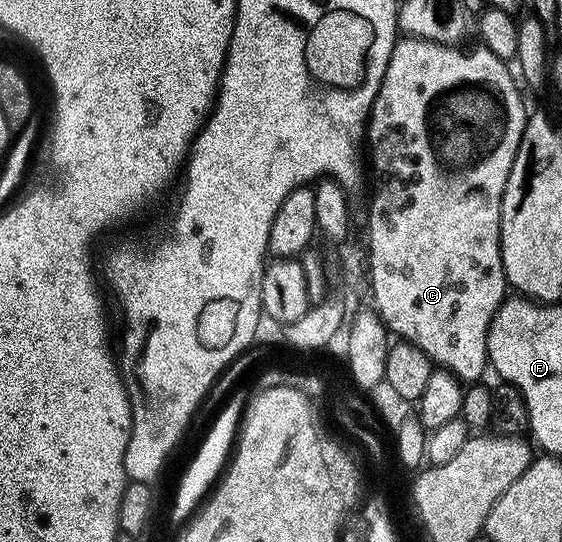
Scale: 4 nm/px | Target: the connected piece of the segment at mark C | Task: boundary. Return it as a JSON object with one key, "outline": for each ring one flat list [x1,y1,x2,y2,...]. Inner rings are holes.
{"outline":[[400,37,396,40,386,65,386,73,382,77,382,85,372,103,372,112,368,114,366,147,367,150,368,147,372,150,372,167,380,178,380,188,372,195,366,240,371,252,372,295,377,303,374,311,380,322,393,336,422,349,422,353,426,353,426,357,430,357,437,368,452,372,461,381,480,381,485,378,484,367,486,371,489,366,488,326,506,298,506,280,500,252,500,206,502,193,506,189,506,177,510,177,512,162,522,141,526,110,524,111,524,99,516,88,517,76,508,72,509,64,505,60,490,53,490,49,483,45,476,45,473,51,459,51,460,49,456,45,436,43,427,37]]}

